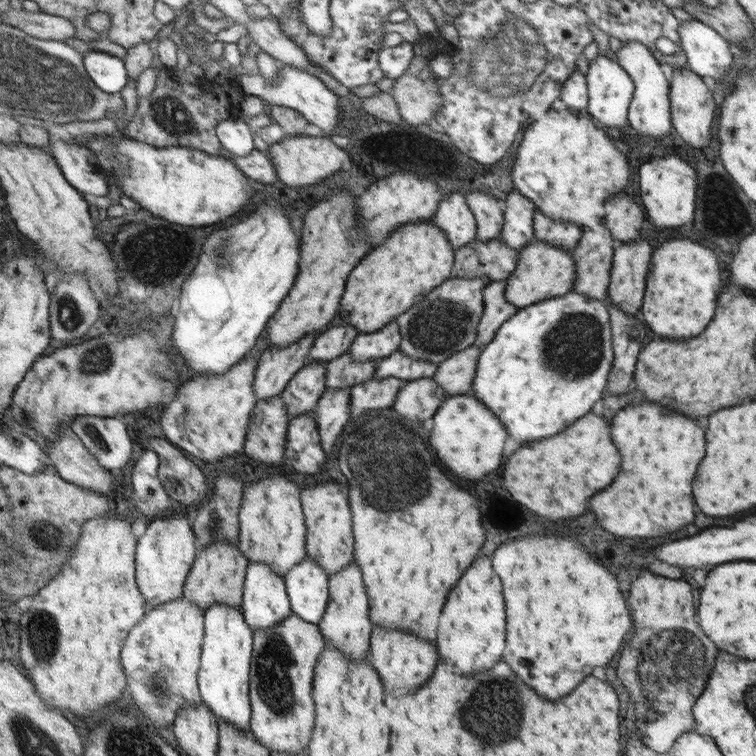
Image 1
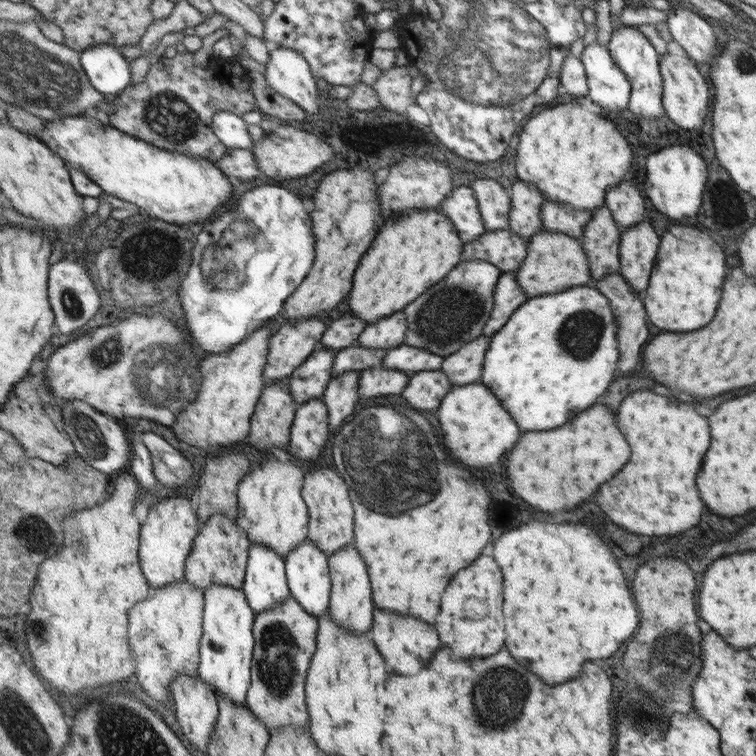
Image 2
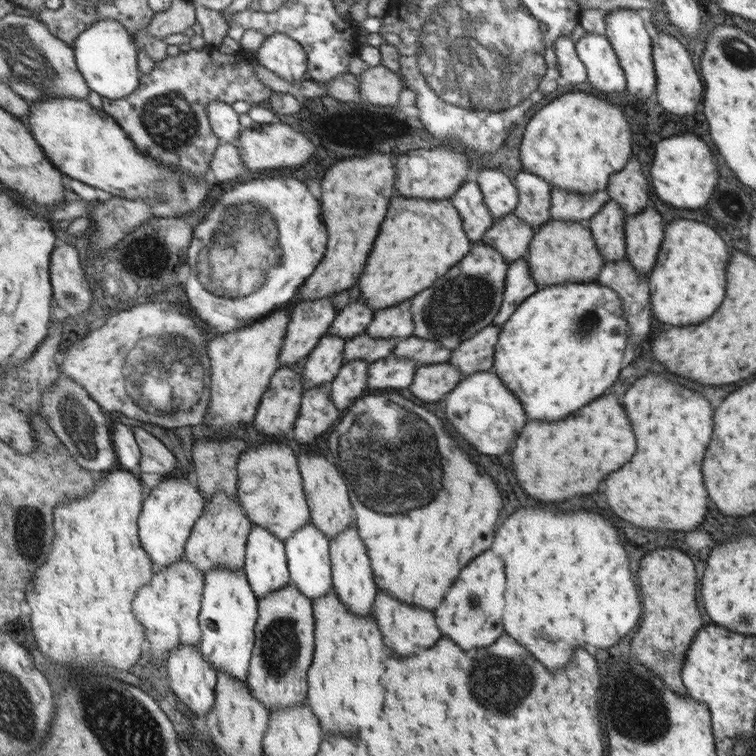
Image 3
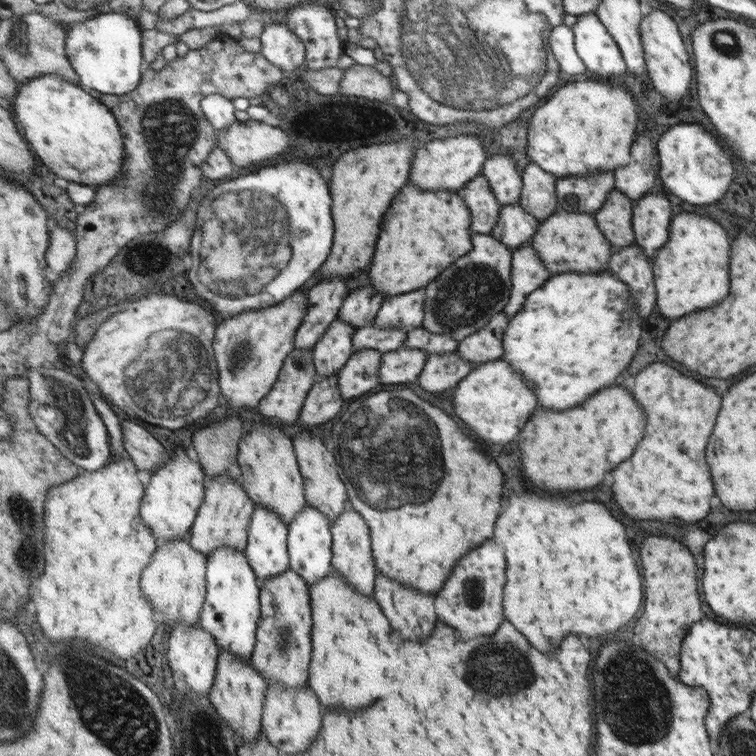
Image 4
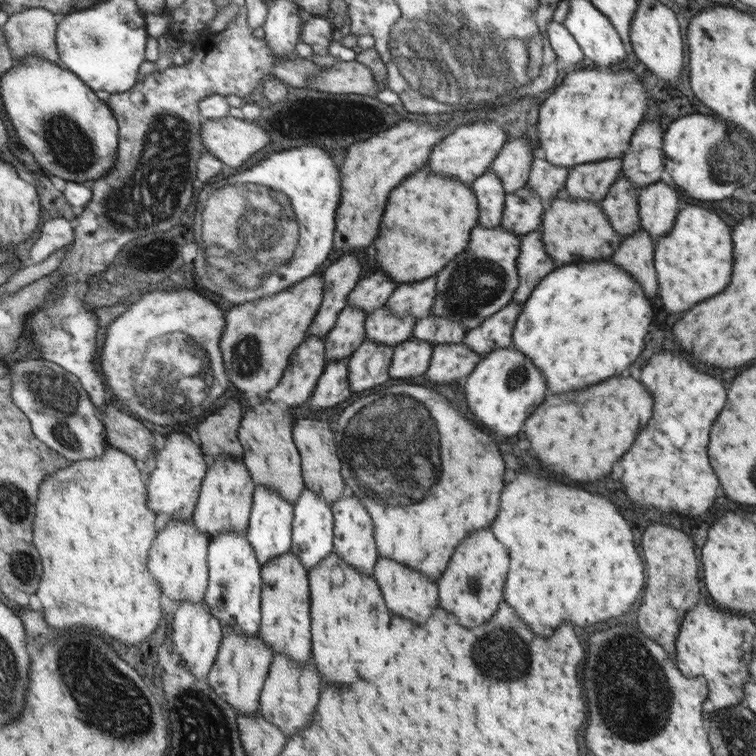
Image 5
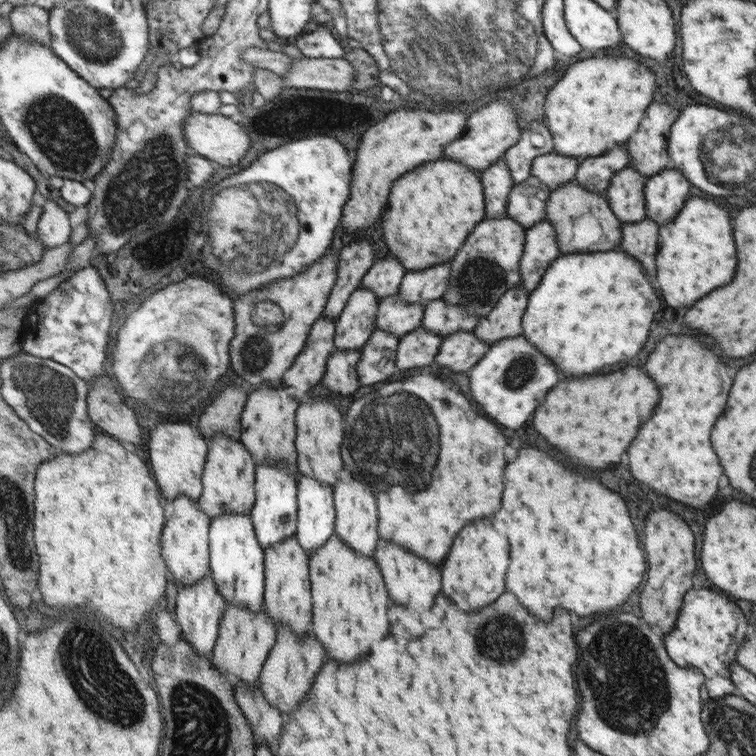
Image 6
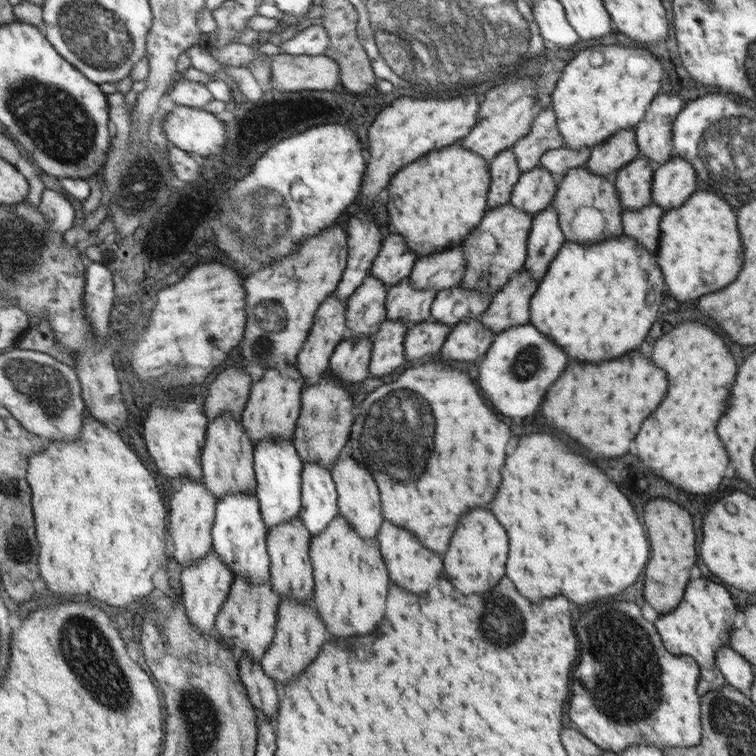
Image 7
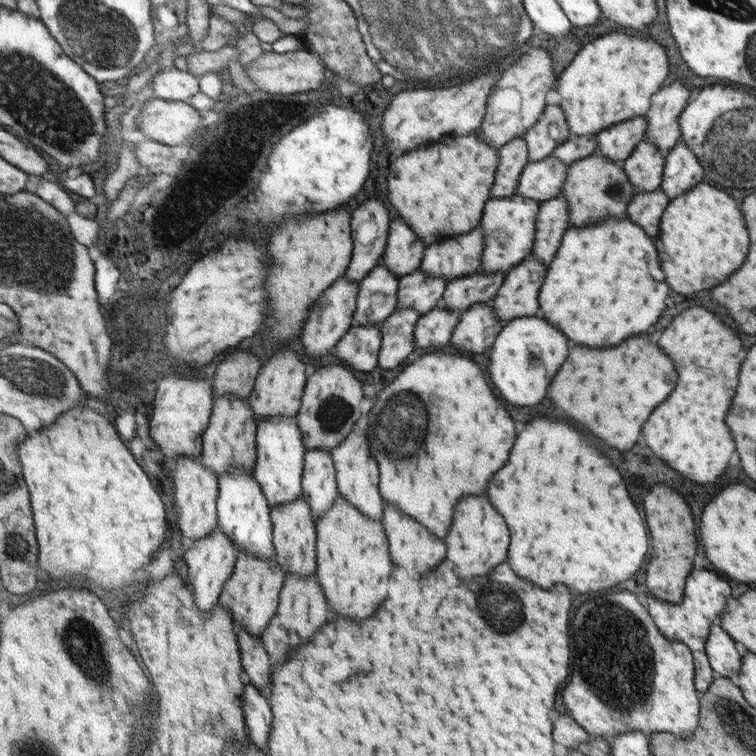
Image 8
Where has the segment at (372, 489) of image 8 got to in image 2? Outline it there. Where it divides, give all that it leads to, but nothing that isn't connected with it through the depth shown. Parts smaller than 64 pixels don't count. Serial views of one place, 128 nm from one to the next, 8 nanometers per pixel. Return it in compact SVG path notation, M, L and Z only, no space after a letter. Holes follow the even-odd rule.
M348 544L346 547L344 551L336 552L336 555L330 558L333 578L332 618L342 628L350 630L354 636L362 636L372 626L372 610L374 610L372 594L370 594L370 580L368 580L369 574L366 563L356 551L355 546Z

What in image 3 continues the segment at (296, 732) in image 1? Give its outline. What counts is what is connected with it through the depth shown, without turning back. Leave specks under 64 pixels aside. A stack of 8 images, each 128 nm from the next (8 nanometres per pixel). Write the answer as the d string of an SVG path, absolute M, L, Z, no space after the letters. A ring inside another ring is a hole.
M290 582L286 588L262 598L260 612L258 641L248 680L250 688L271 711L302 706L308 702L309 672L315 661L315 603L300 590L300 586Z

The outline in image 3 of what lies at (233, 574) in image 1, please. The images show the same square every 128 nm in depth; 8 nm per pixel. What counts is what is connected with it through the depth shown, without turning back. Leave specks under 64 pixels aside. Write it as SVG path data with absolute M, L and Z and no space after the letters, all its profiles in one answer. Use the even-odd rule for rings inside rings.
M226 492L214 494L214 499L207 502L207 510L200 518L191 540L187 546L187 558L192 560L205 575L210 574L216 568L230 568L230 570L242 570L247 566L247 547L255 525L248 516L241 500Z

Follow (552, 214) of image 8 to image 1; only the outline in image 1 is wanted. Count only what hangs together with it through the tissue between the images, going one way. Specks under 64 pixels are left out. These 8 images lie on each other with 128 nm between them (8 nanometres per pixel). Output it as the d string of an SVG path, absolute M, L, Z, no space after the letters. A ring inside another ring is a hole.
M507 281L490 282L483 291L486 304L484 304L484 314L480 317L478 337L475 340L478 348L485 347L494 339L494 334L501 326L517 313L518 308L505 300L506 285Z

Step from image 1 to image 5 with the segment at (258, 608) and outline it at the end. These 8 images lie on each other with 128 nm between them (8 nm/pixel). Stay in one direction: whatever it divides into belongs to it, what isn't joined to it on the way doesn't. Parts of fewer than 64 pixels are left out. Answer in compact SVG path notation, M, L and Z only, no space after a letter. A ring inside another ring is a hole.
M258 485L255 492L255 508L251 516L251 526L248 530L248 538L254 544L256 554L263 566L274 562L276 558L293 552L295 545L295 518L296 506L280 496L280 492Z

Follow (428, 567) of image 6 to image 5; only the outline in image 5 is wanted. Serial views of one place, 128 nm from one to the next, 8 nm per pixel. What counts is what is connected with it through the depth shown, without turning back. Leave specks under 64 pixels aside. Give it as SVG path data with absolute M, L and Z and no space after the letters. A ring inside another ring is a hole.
M381 557L376 562L373 576L376 582L380 582L380 590L382 590L382 598L386 600L386 606L388 610L392 612L398 612L396 616L402 614L402 618L408 618L412 620L414 624L422 626L432 610L438 606L438 590L436 590L436 584L432 584L430 580L426 580L424 576L420 576L418 572L414 570L408 570L406 566L402 564L396 564L396 560L390 560L390 558Z

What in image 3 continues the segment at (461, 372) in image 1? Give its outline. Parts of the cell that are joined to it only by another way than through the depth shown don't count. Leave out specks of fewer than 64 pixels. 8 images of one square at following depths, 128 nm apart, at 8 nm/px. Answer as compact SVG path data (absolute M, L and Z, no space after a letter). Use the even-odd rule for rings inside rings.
M488 325L487 329L483 329L475 337L468 338L451 351L449 362L463 373L463 378L474 372L492 370L500 327Z

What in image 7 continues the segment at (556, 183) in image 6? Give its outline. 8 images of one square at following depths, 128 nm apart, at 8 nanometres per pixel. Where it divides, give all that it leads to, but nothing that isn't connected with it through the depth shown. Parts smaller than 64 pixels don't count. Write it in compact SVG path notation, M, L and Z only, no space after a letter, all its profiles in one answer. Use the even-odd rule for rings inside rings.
M562 147L551 151L546 151L540 159L539 166L546 168L550 174L554 174L556 179L567 176L568 170L584 166L588 162L588 157L592 149L584 148L584 150L570 150L570 148Z

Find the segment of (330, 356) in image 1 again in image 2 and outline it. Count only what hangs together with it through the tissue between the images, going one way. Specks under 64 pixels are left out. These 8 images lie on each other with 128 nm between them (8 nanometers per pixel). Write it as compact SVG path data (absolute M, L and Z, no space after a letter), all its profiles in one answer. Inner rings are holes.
M349 312L333 316L332 324L329 327L321 342L321 347L341 351L356 342L357 338L365 330L366 322Z

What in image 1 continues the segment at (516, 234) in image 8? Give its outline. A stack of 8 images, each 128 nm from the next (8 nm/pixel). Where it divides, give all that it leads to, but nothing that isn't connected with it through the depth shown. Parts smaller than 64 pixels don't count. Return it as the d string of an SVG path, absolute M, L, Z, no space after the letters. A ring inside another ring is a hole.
M459 274L457 278L452 278L452 281L443 282L432 294L429 293L422 301L416 302L406 313L400 314L395 319L402 336L400 352L404 352L410 358L439 365L446 358L475 344L480 317L484 314L486 304L483 291L488 283L490 280L485 277L477 276L472 280L466 280Z

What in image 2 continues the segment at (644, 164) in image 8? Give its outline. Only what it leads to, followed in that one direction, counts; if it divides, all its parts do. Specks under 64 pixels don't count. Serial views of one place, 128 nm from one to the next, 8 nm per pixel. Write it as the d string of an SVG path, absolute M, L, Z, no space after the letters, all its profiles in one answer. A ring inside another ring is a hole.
M596 208L593 212L591 219L585 226L583 232L583 248L587 252L587 262L588 267L590 267L590 272L592 274L592 283L589 284L590 287L596 287L596 282L615 274L620 269L620 260L618 260L618 244L620 242L620 232L616 228L616 220L612 218L612 212L606 208Z

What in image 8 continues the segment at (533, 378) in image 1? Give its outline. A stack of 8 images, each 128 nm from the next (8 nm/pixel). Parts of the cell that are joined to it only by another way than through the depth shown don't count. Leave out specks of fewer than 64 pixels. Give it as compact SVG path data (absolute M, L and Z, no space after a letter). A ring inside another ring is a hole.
M606 218L582 228L570 226L555 258L539 291L539 316L564 330L574 344L618 346L626 338L646 332L666 308L670 286L660 268L658 252L644 230L628 218Z

